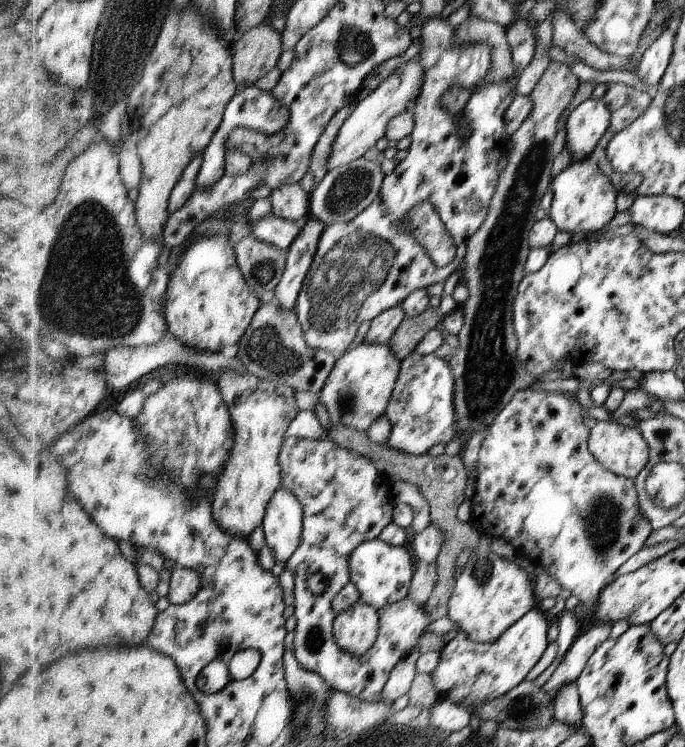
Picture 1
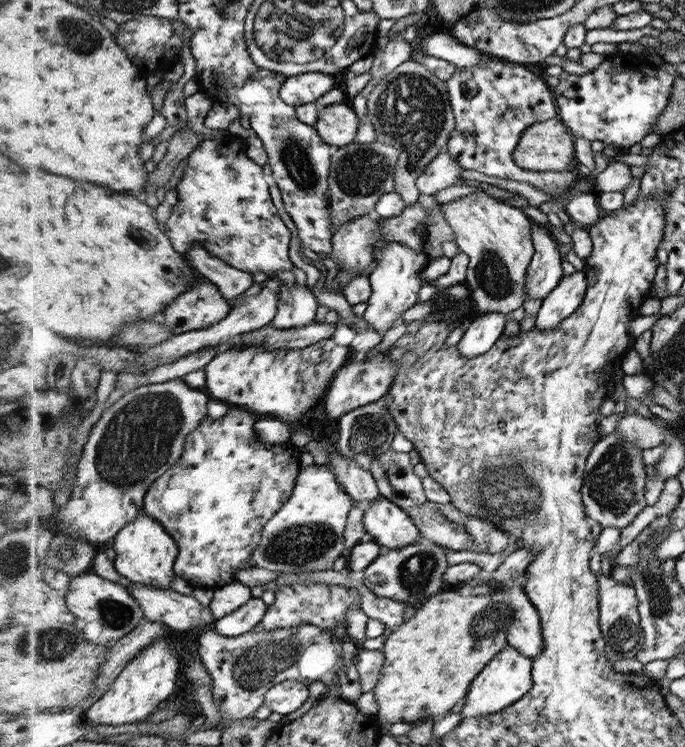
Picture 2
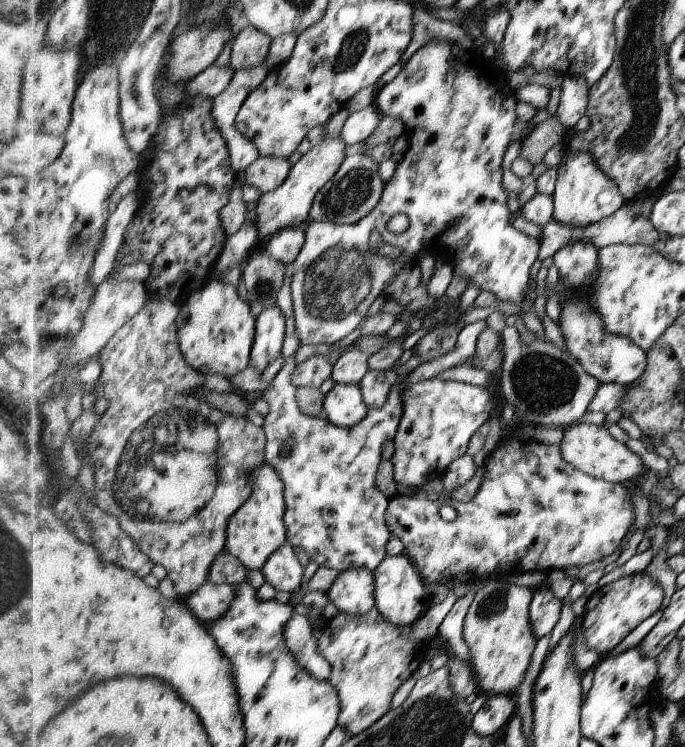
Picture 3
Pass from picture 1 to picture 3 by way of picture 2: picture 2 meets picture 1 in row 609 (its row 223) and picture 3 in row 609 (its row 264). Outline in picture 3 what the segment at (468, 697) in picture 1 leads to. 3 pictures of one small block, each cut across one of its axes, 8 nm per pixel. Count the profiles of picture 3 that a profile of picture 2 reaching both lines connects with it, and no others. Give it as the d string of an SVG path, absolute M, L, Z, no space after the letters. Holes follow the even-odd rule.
M548 584L537 588L530 606L531 624L536 636L550 635L562 610L562 602L552 594Z

